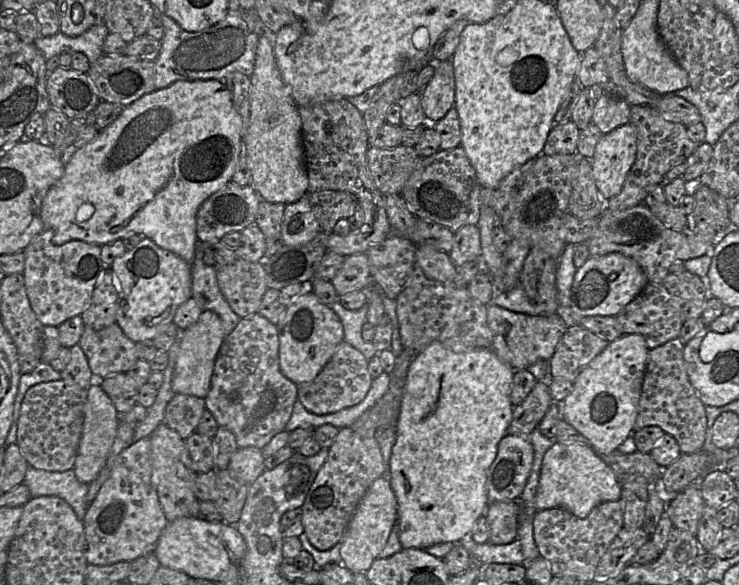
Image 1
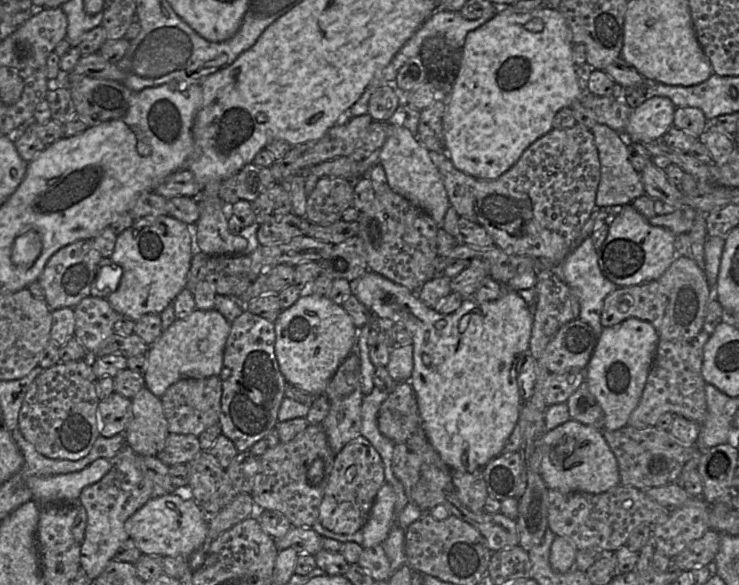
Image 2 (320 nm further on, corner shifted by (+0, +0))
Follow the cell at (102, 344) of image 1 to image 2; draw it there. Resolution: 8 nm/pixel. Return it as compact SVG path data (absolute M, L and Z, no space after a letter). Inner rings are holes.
M89 295L74 308L75 336L84 346L88 356L96 357L101 344L114 332L118 313L106 298Z

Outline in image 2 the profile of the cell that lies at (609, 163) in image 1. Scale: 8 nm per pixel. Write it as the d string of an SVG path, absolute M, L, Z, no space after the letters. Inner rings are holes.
M652 97L634 108L623 136L628 143L650 143L661 140L673 125L676 107L671 99Z

